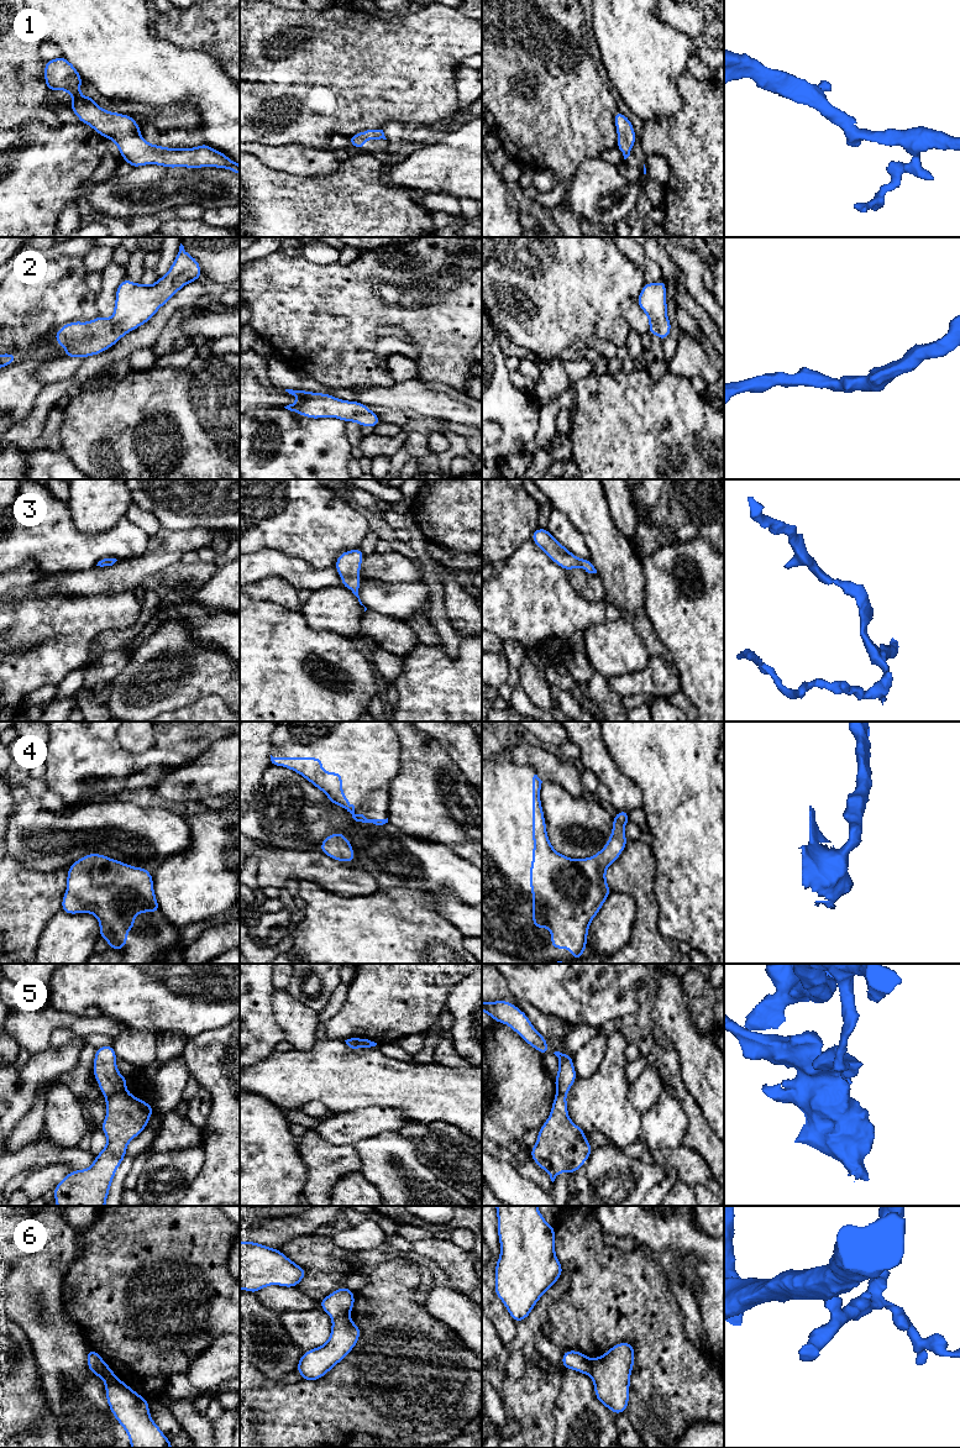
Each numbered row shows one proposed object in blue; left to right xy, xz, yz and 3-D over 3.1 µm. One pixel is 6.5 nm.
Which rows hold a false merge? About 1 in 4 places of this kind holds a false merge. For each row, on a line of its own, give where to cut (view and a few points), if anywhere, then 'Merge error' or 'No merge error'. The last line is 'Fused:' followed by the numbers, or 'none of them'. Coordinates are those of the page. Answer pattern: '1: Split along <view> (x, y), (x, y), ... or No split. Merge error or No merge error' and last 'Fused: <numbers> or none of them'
1: No split. No merge error
2: No split. No merge error
3: No split. No merge error
4: No split. No merge error
5: Split along xy (125, 1089), (106, 1096). Merge error
6: Split along xz (349, 1313), (332, 1320). Merge error
Fused: 5, 6

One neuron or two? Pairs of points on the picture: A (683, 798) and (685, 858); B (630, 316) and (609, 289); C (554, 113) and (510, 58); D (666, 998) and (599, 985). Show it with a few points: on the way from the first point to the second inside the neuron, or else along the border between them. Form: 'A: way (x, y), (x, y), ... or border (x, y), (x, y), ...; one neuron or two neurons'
A: way (685, 813), (685, 843); one neuron
B: border (627, 297), (622, 303), (622, 315), (631, 329); two neurons
C: way (546, 98), (543, 87), (525, 69); one neuron
D: border (649, 1003), (643, 1016); two neurons

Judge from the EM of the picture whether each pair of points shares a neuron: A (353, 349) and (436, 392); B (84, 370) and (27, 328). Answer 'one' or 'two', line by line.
A: two
B: two

